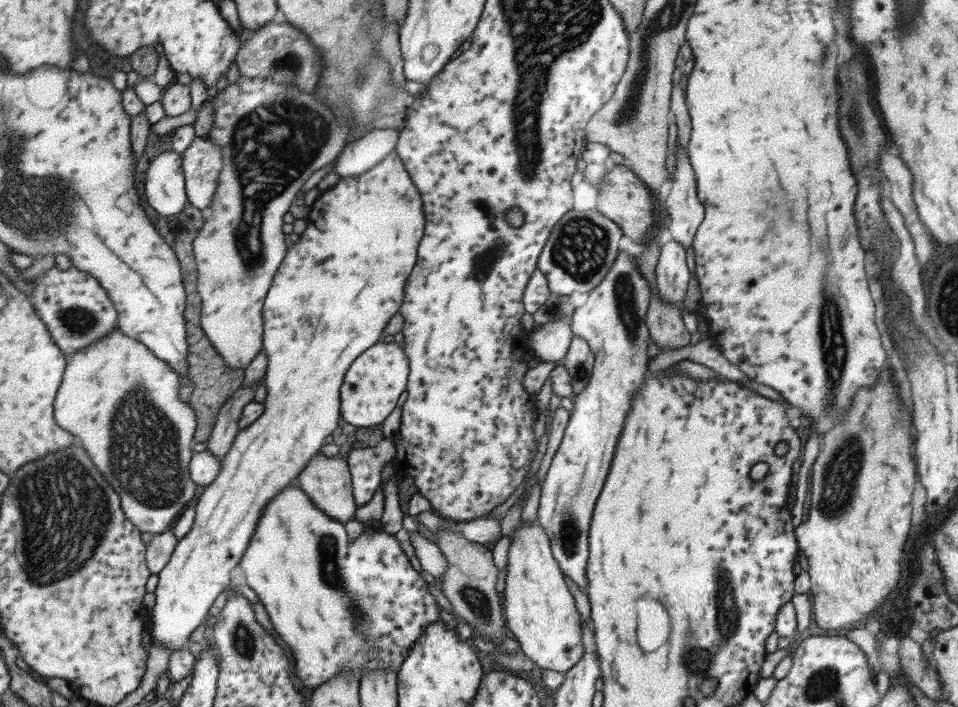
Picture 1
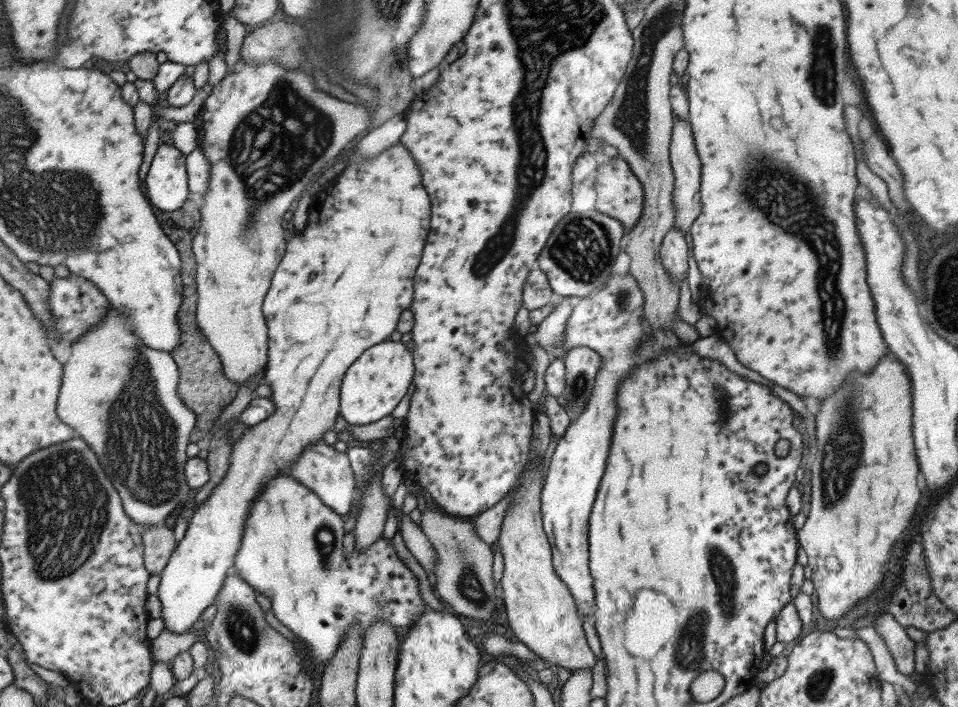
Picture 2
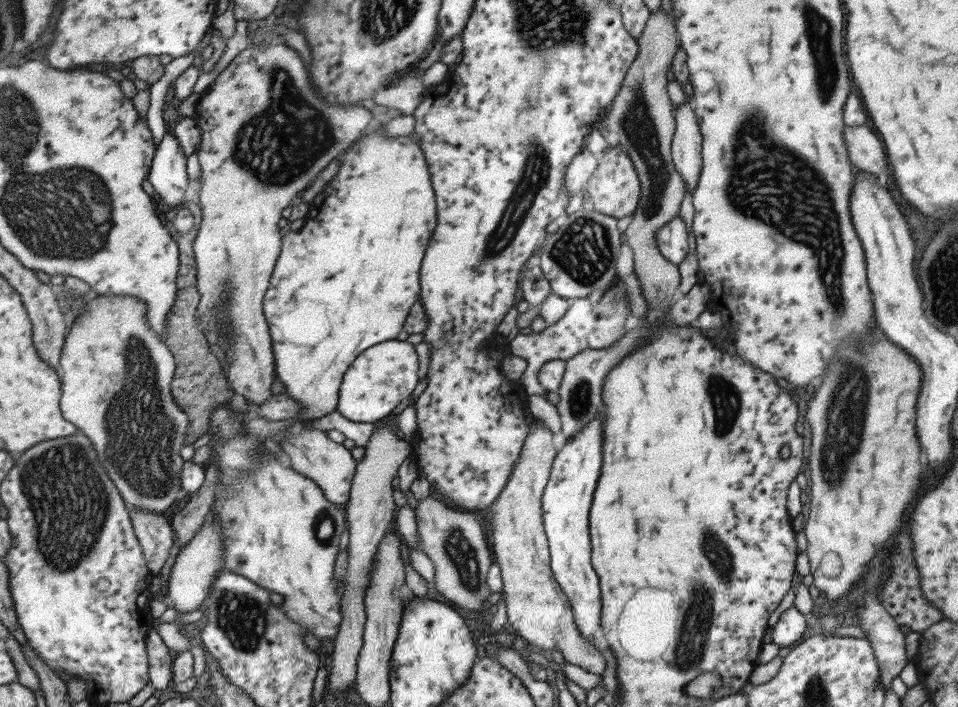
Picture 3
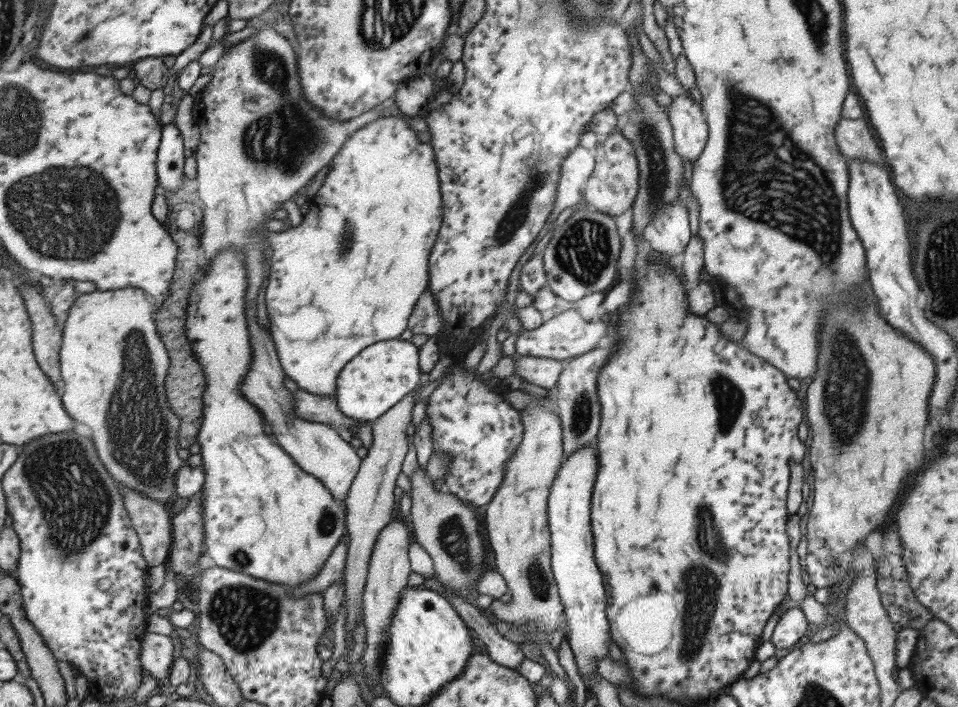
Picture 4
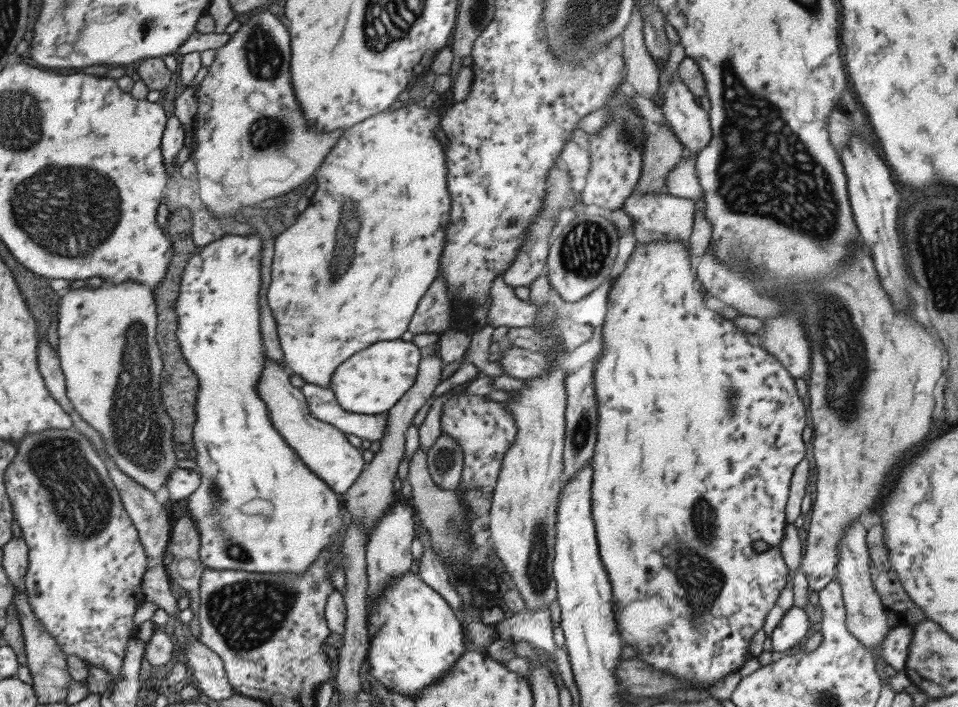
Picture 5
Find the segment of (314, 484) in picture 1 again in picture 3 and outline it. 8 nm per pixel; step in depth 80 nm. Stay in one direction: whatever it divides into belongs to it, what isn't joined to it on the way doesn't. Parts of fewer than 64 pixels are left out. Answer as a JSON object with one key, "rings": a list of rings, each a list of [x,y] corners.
{"rings":[[[301,429],[298,433],[287,437],[286,443],[282,444],[282,450],[289,456],[289,467],[318,485],[329,502],[345,506],[356,469],[356,461],[351,457],[350,450],[344,448],[341,443],[333,442],[325,431],[318,429]]]}

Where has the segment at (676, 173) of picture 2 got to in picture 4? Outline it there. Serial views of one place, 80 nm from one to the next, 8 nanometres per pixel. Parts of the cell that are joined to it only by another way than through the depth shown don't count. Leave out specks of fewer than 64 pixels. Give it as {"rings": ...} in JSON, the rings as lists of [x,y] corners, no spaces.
{"rings":[[[688,92],[673,97],[666,106],[672,126],[675,152],[682,160],[693,162],[703,150],[708,137],[708,126],[700,106],[693,103]]]}

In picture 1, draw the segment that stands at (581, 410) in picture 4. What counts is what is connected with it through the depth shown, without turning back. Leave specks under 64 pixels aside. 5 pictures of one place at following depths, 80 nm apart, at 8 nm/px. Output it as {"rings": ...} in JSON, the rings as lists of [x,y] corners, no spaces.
{"rings":[[[572,337],[567,352],[561,360],[572,384],[573,395],[569,396],[573,402],[575,393],[586,385],[587,378],[592,373],[594,354],[585,341],[579,337]]]}

